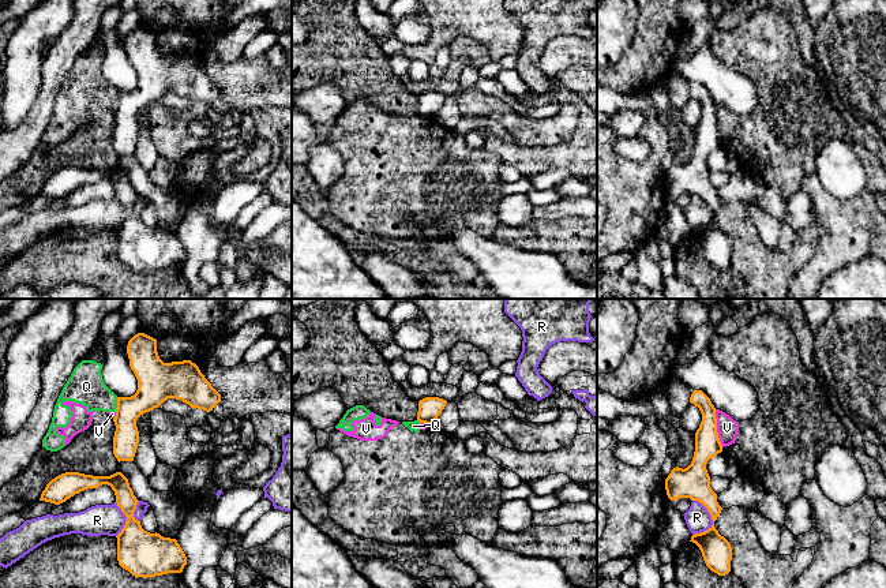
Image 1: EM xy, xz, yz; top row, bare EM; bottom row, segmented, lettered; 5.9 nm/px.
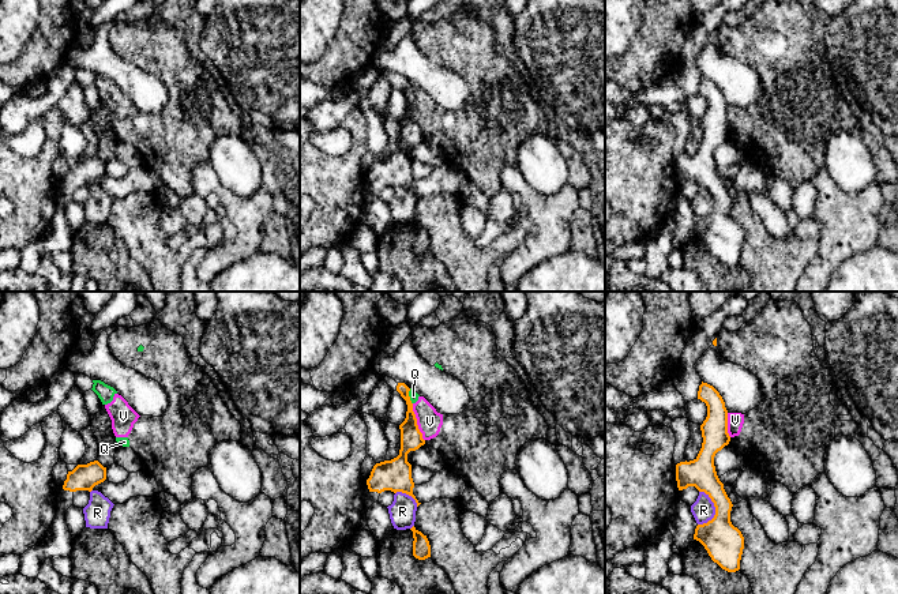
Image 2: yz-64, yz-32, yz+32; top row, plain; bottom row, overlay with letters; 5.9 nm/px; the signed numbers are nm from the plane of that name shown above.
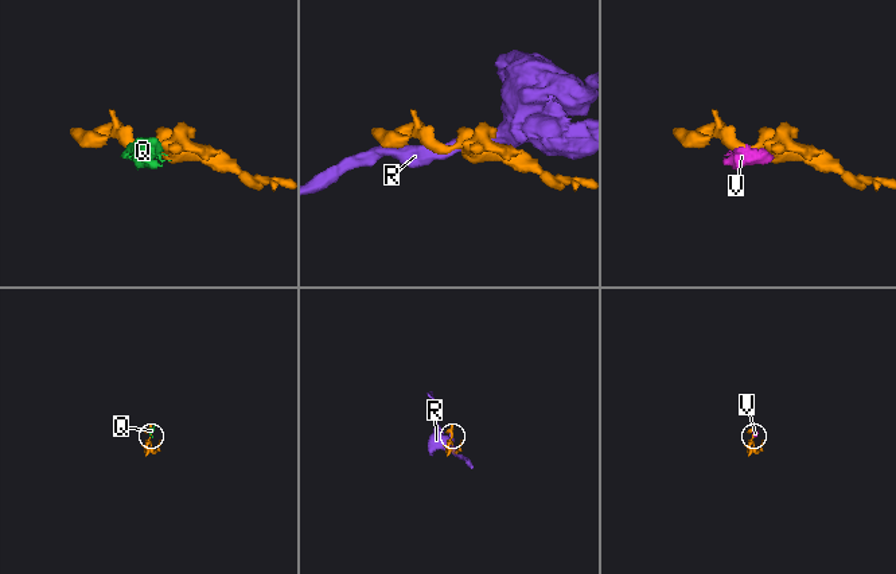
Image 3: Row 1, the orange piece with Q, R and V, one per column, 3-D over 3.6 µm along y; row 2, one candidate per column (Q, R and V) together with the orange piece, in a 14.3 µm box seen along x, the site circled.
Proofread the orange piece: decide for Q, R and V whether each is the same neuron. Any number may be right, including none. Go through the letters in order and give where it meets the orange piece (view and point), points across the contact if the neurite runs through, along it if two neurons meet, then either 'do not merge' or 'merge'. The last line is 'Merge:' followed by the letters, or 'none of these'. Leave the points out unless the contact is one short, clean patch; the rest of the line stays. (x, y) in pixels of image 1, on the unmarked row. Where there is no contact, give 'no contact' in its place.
Q: meets orange in xy at (117, 98); do not merge
R: meets orange in yz at (712, 213); do not merge
V: meets orange in yz at (716, 123); border along yz (714, 104), (716, 126), (723, 141); do not merge
Merge: none of these

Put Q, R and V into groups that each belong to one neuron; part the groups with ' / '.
Q V / R

